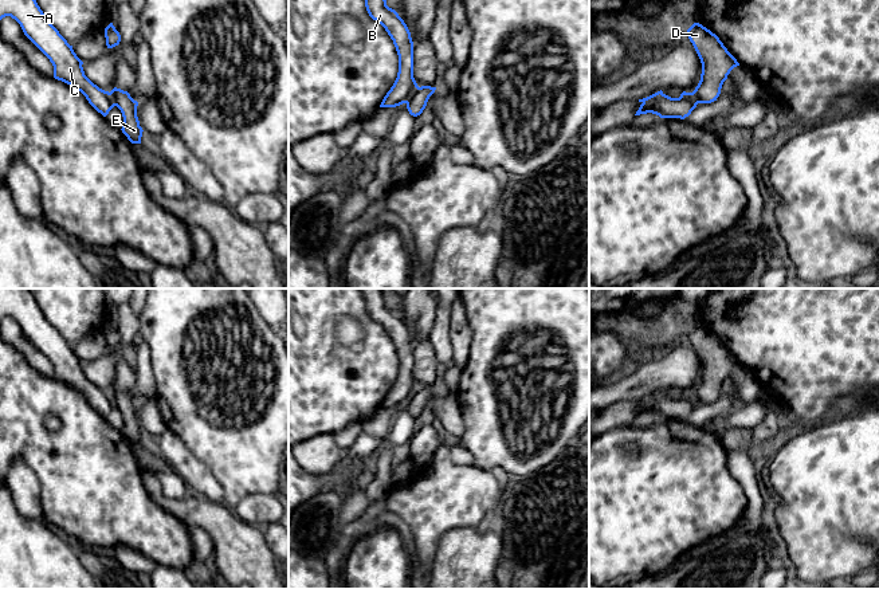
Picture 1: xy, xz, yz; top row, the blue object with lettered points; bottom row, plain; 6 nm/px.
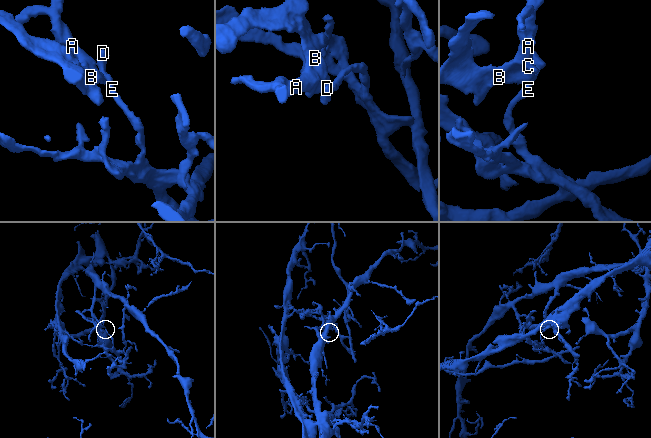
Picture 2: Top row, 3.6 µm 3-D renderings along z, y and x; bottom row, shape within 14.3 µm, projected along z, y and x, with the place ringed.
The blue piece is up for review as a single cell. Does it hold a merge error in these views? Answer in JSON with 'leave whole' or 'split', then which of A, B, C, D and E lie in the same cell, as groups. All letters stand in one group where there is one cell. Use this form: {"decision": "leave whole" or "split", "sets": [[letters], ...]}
{"decision": "split", "sets": [["A", "B", "C"], ["D", "E"]]}

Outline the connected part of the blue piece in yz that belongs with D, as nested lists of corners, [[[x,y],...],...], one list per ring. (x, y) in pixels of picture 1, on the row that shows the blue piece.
[[[694,23],[687,36],[702,63],[701,81],[691,94],[698,103],[711,103],[719,97],[730,71],[739,63],[719,38],[702,24]]]

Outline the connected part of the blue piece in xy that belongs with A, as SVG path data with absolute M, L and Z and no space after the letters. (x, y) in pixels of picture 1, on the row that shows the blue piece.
M0 0L0 20L5 16L15 19L24 35L50 59L54 66L54 78L62 81L81 91L89 103L103 117L114 107L109 91L94 85L83 71L83 62L76 56L72 46L59 34L59 31L47 20L36 0Z

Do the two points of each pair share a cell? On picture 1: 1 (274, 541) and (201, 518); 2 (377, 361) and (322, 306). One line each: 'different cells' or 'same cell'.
1: different cells
2: same cell

